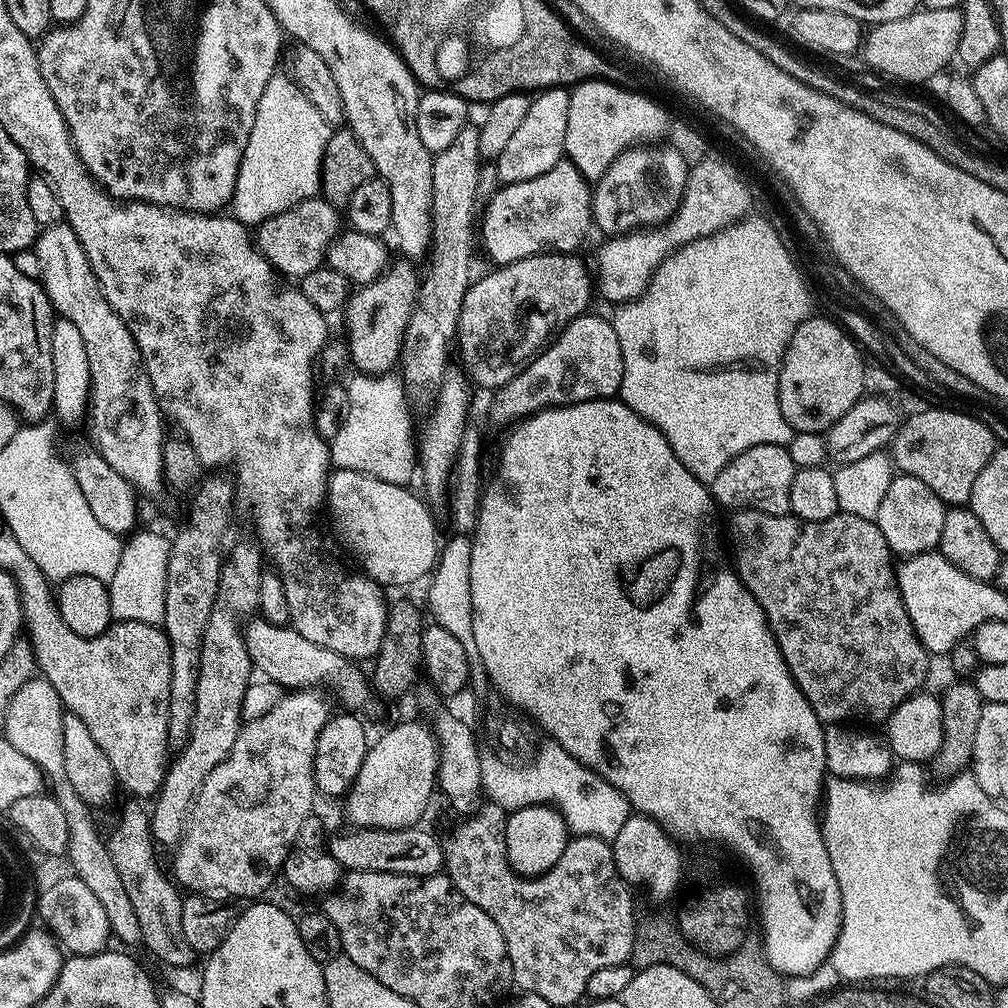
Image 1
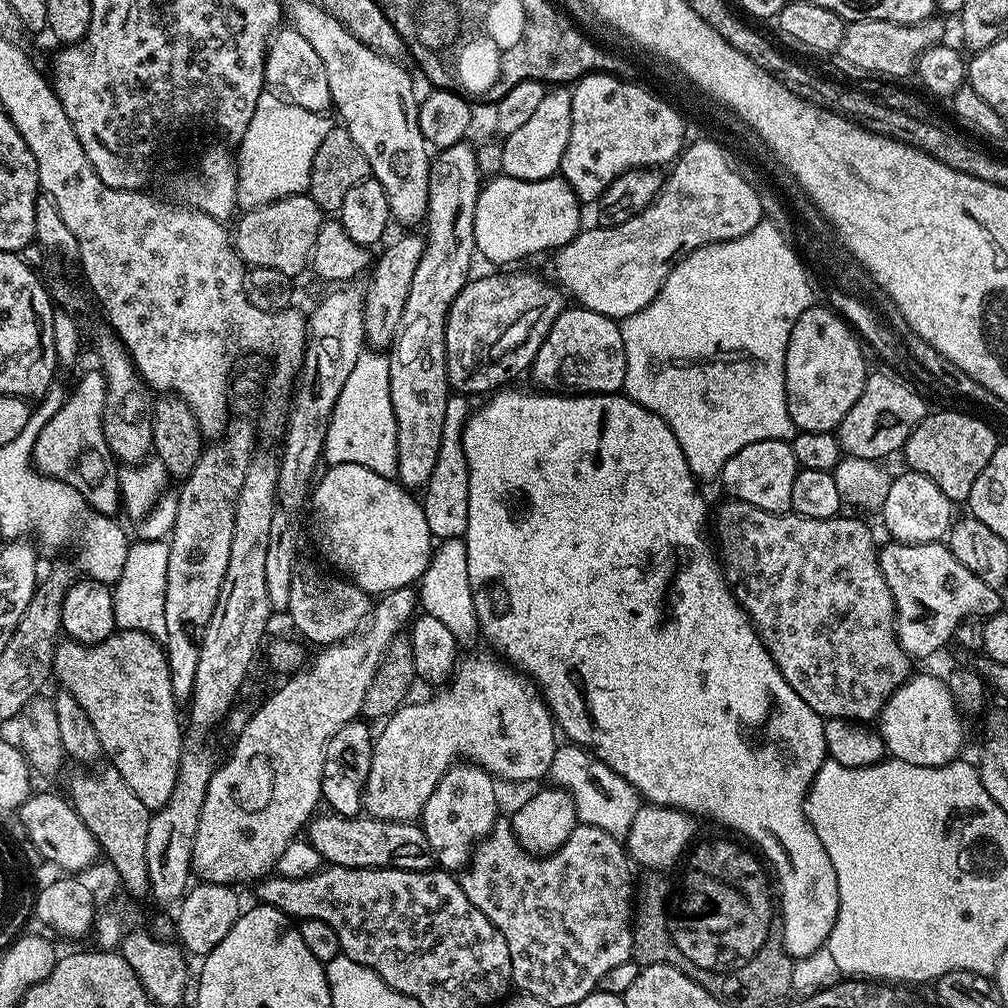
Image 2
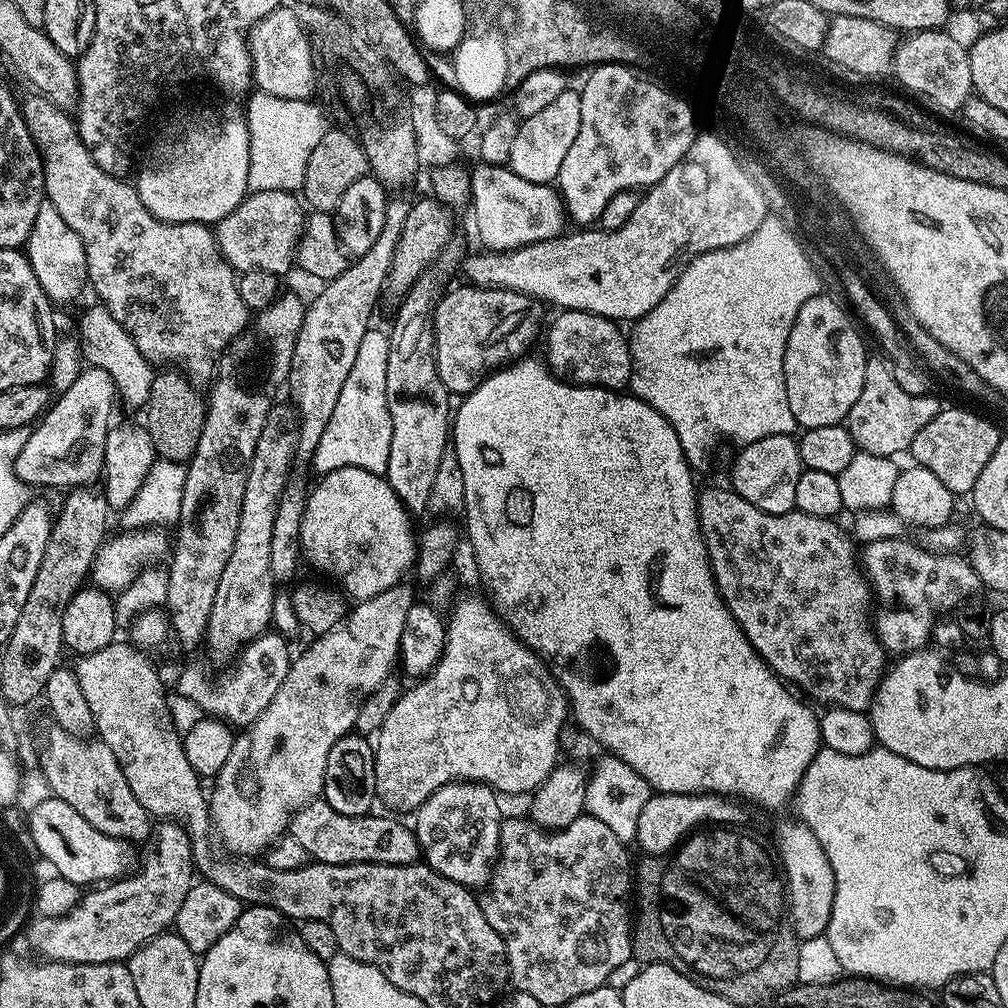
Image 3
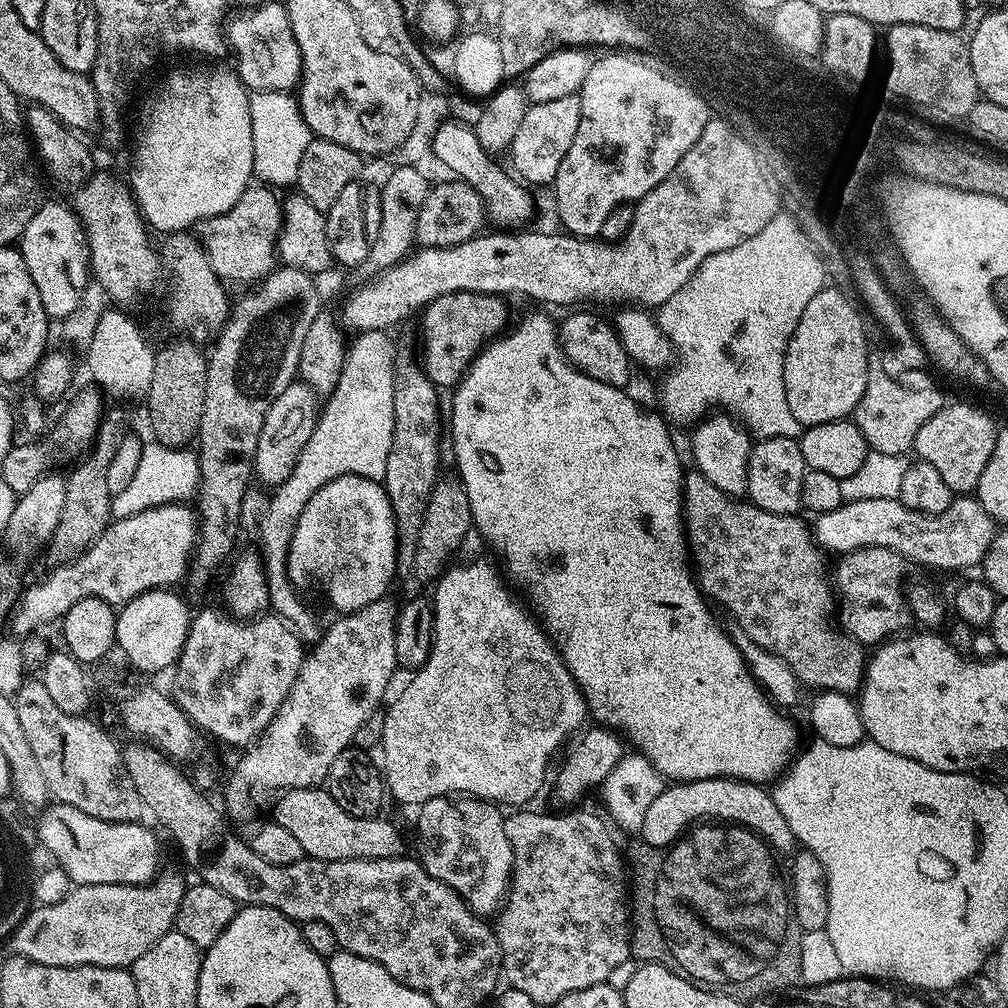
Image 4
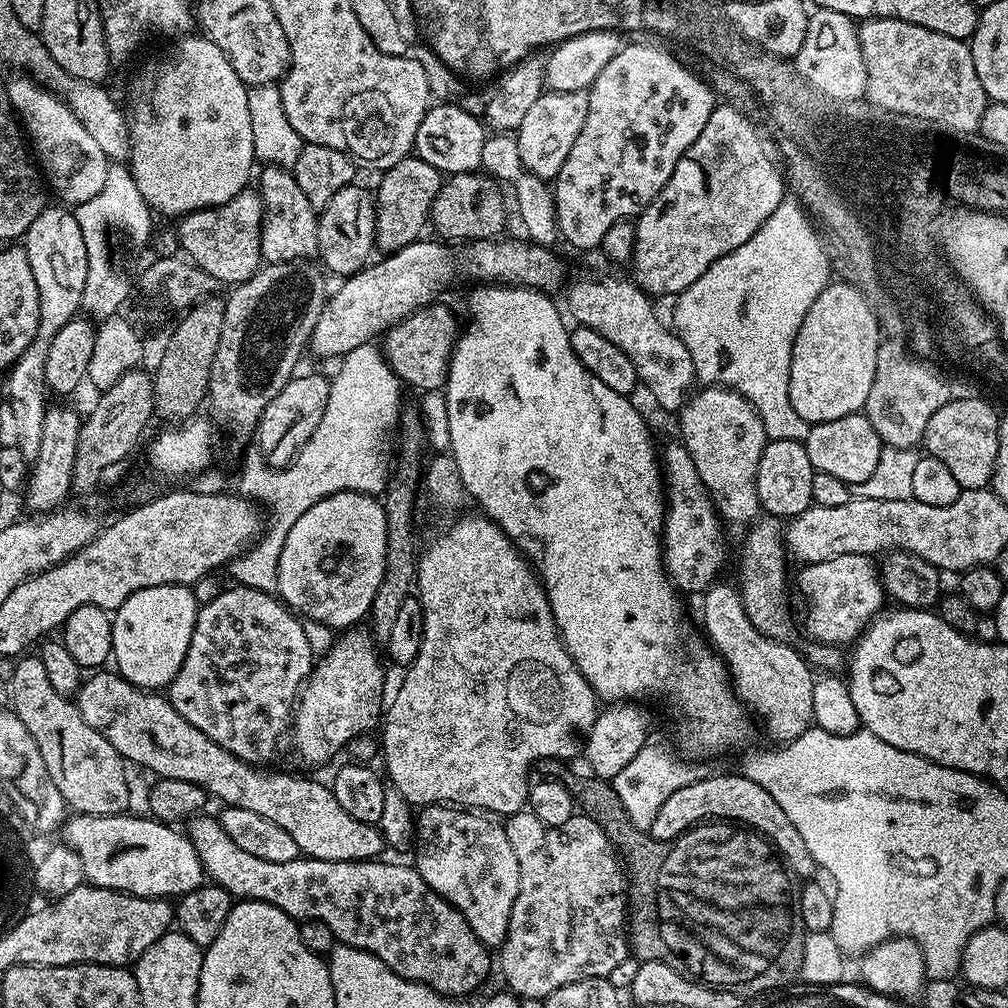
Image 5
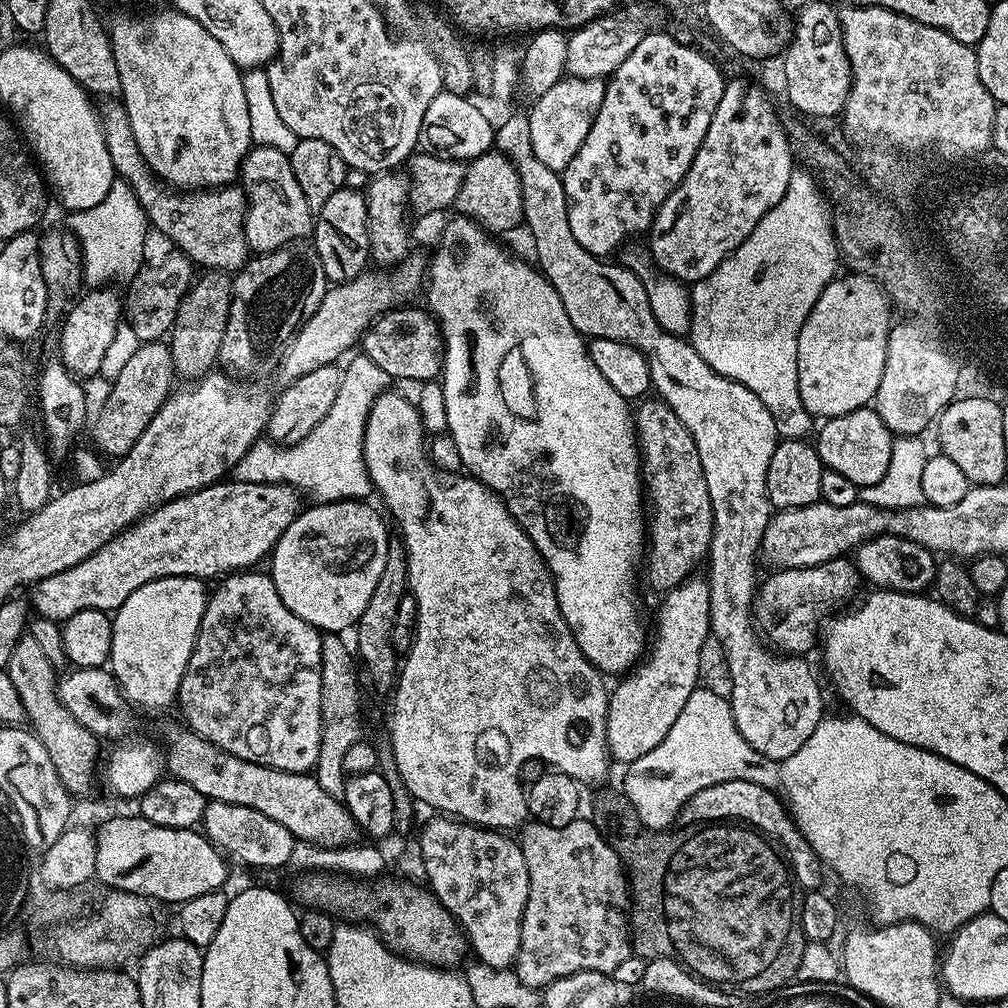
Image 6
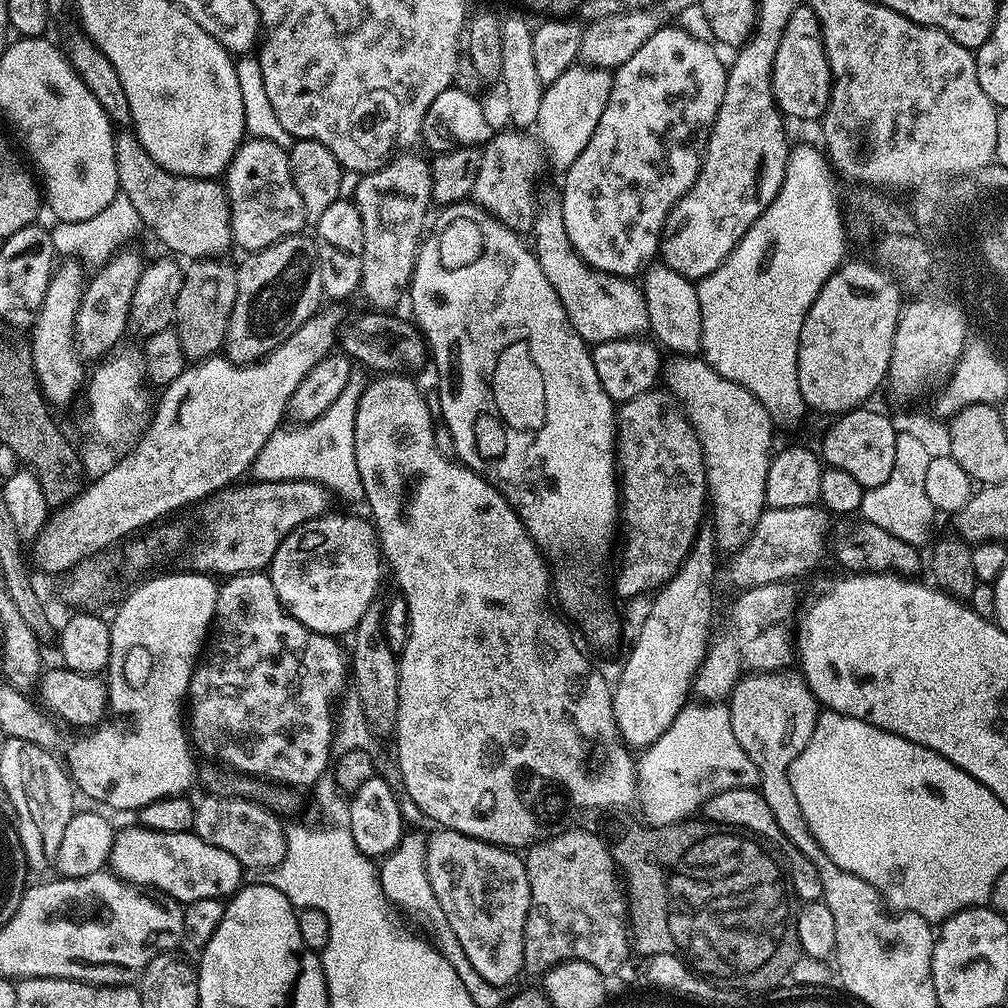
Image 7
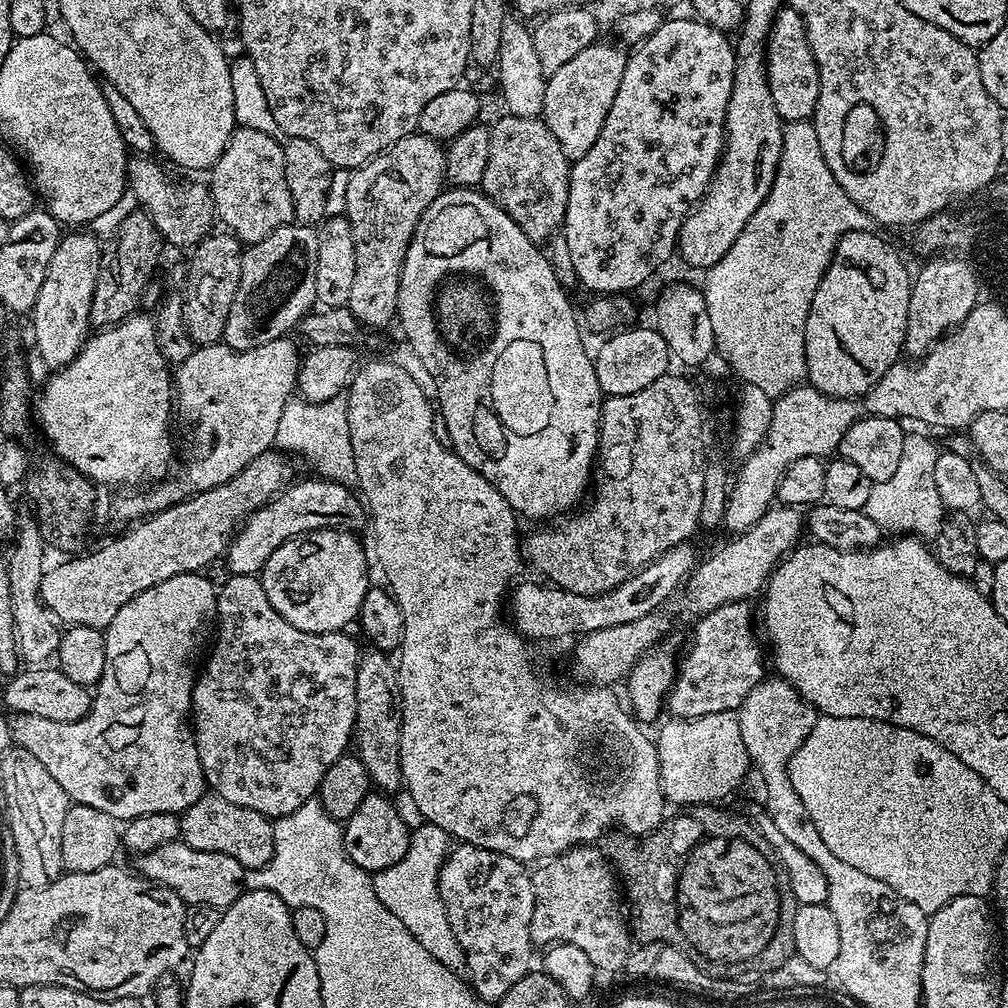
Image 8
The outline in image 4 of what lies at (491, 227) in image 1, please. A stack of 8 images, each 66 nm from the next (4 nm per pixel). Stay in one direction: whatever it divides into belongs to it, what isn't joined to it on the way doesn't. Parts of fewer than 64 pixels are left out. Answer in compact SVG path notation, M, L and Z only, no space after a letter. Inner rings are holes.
M447 120L439 126L434 138L432 149L439 159L451 168L457 179L470 185L478 191L484 200L487 217L498 223L502 228L516 228L526 221L534 212L534 202L530 191L520 183L513 175L509 176L503 168L492 159L491 153L487 152L477 138L476 131L469 125ZM526 190L528 191L526 191Z

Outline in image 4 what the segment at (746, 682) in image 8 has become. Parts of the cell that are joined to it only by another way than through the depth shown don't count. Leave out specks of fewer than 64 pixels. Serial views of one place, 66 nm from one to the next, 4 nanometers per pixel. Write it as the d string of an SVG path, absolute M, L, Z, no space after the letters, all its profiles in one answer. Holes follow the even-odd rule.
M870 546L845 552L837 560L840 561L834 564L834 588L838 593L838 620L843 631L862 646L879 646L903 633L904 616L906 618L904 557L882 546Z

